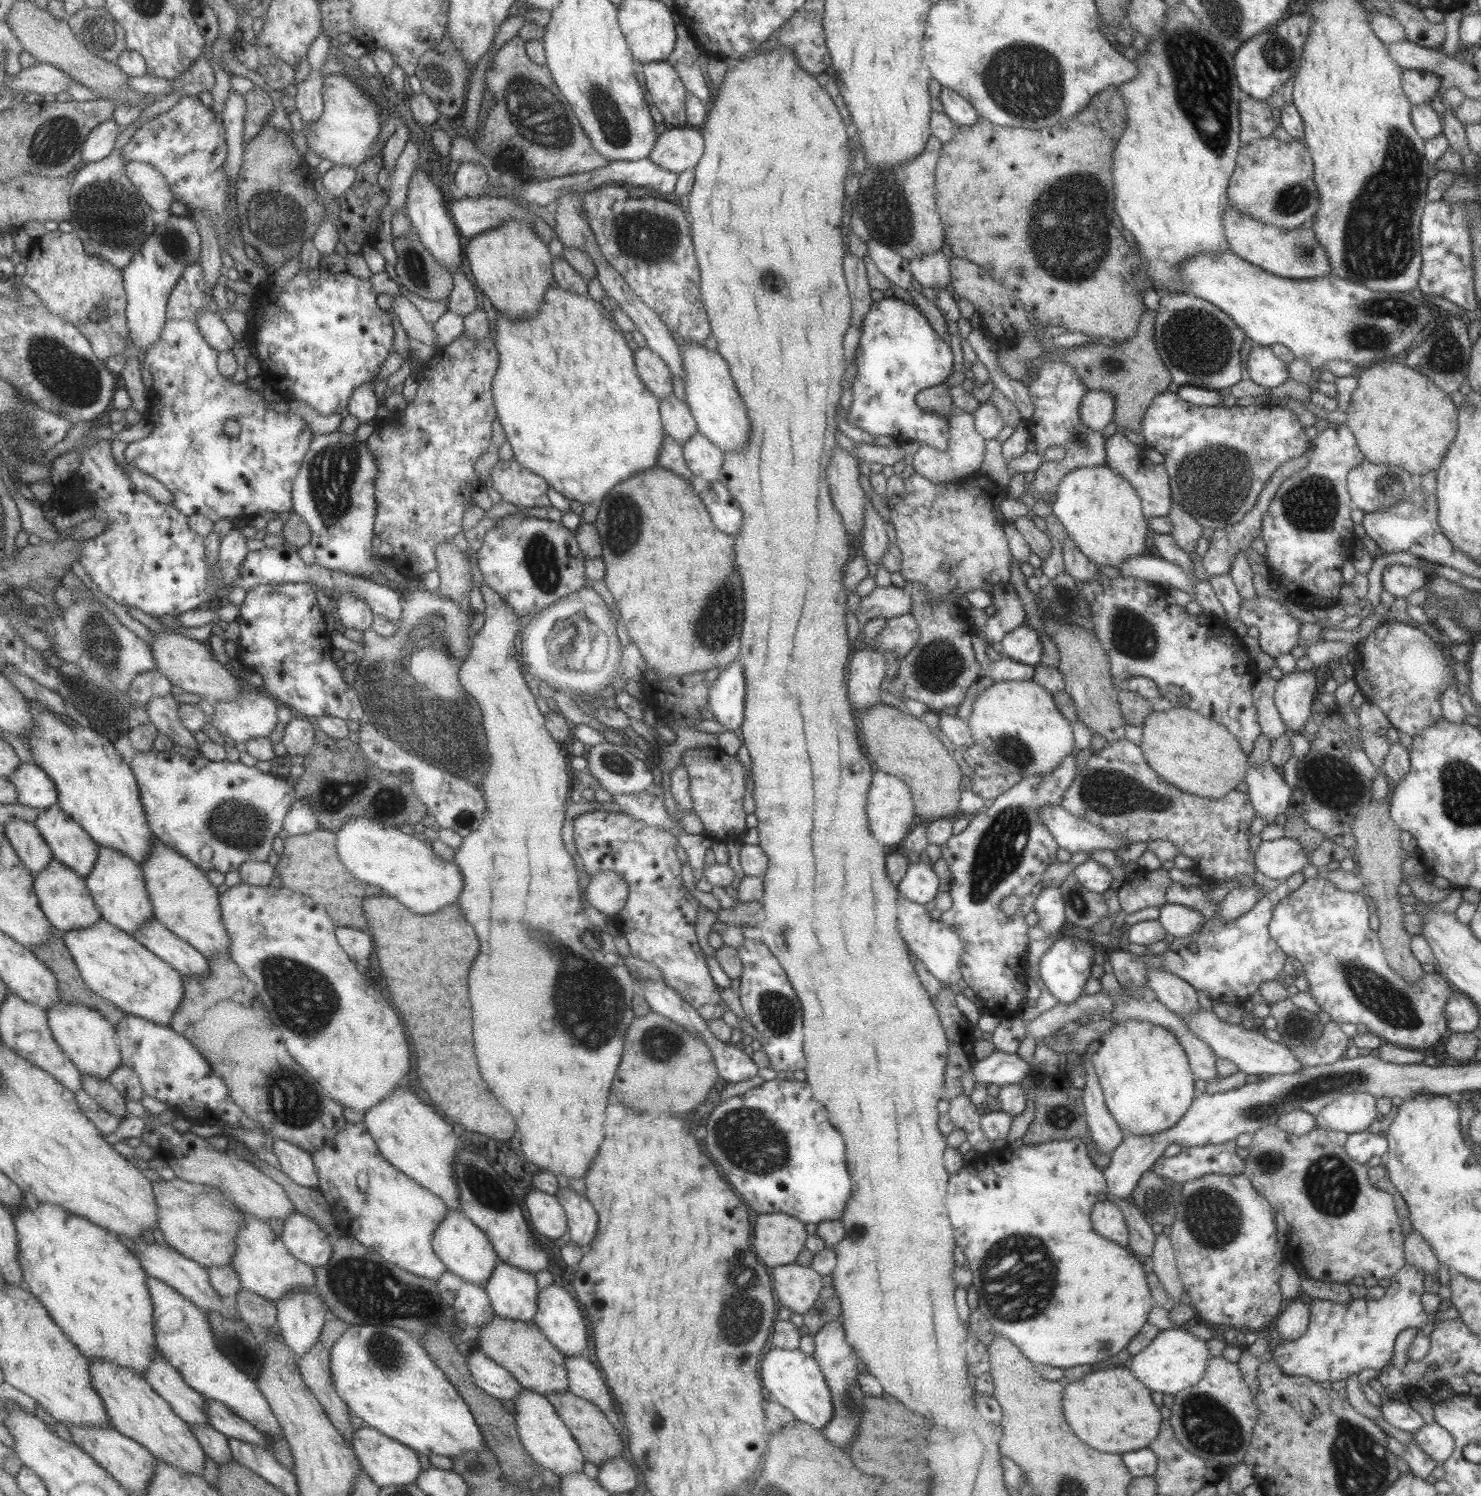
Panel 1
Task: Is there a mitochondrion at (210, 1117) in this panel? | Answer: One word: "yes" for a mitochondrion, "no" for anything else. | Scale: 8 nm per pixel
no

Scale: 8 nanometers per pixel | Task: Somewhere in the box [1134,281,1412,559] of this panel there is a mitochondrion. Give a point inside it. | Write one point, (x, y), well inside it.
(1215, 484)

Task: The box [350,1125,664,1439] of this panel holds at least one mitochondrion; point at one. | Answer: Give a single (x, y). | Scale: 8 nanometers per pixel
(384, 1350)

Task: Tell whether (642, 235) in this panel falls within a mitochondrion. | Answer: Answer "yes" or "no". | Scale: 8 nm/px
yes

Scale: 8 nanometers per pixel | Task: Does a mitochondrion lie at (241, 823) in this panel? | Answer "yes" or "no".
yes

